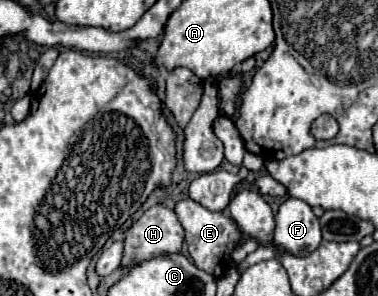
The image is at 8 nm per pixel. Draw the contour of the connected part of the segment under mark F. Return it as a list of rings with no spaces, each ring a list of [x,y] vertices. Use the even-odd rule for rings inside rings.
[[[289,197],[281,203],[275,215],[275,241],[273,247],[259,247],[249,253],[241,263],[235,265],[239,273],[243,273],[249,265],[255,265],[265,259],[275,259],[277,251],[289,251],[293,255],[309,255],[321,245],[321,227],[319,219],[311,211],[311,207],[295,197]]]

